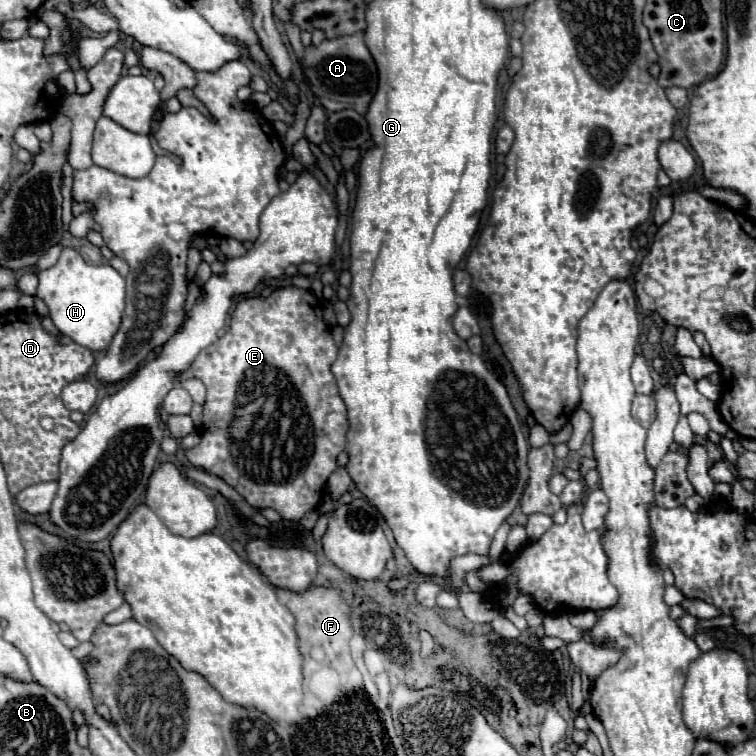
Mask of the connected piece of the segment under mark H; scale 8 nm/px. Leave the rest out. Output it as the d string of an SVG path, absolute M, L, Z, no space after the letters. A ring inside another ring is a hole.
M63 248L57 264L39 272L35 296L47 304L49 316L61 334L93 352L99 352L109 346L121 326L125 310L125 280L109 264L87 264L79 252L73 248Z

